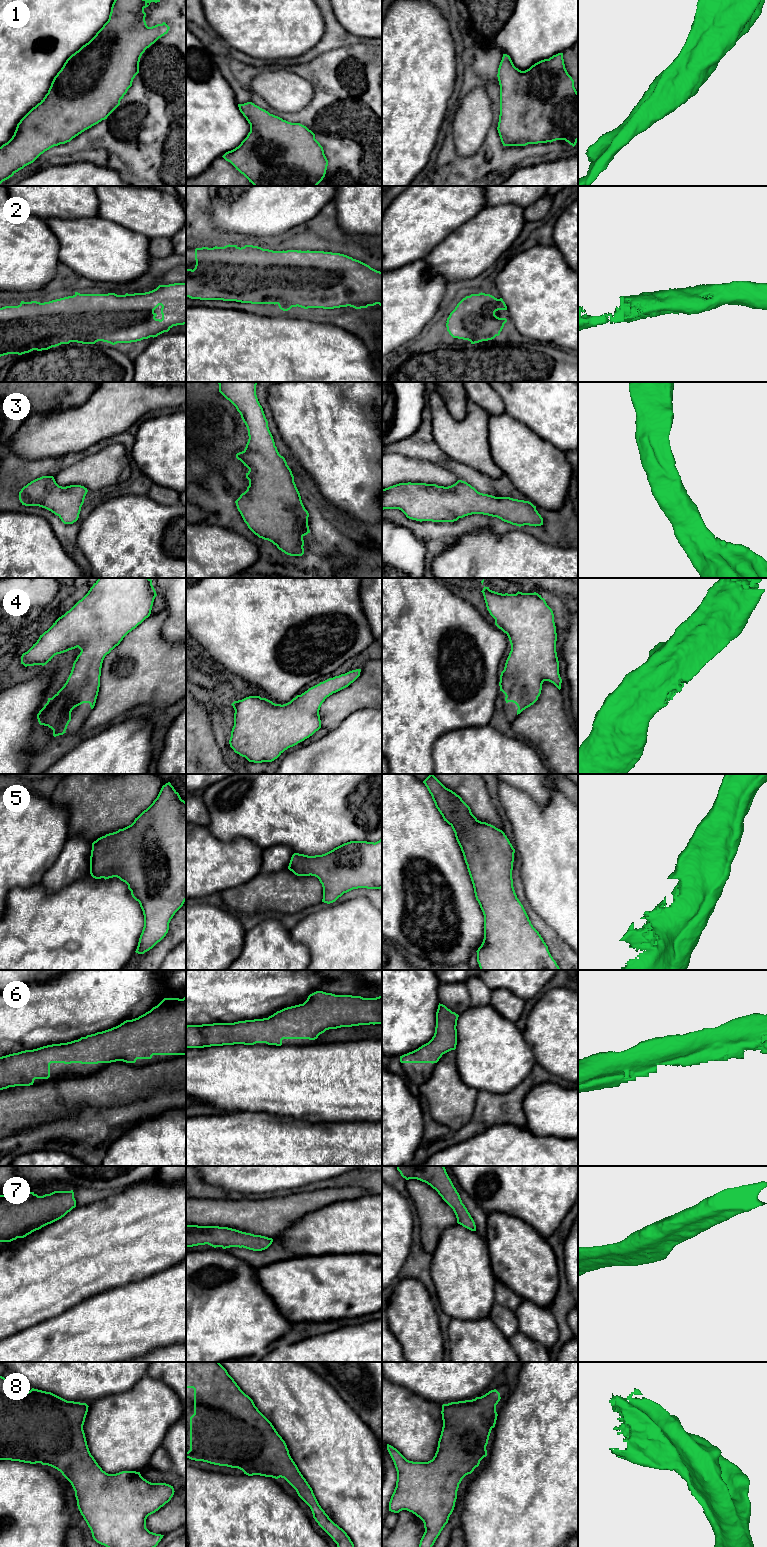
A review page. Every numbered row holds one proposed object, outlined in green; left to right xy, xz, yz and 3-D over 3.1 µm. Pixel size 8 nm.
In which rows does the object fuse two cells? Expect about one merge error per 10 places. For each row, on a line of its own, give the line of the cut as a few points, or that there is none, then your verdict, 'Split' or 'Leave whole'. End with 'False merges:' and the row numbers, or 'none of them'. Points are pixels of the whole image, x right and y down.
1: No split. Leave whole
2: No split. Leave whole
3: No split. Leave whole
4: No split. Leave whole
5: No split. Leave whole
6: No split. Leave whole
7: No split. Leave whole
8: No split. Leave whole
False merges: none of them

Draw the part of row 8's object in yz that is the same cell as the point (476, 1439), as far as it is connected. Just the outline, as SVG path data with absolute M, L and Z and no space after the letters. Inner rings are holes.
M494 1389L472 1400L443 1404L443 1427L437 1451L428 1462L409 1461L396 1448L387 1444L397 1471L396 1487L389 1502L389 1511L399 1513L407 1510L423 1521L425 1532L419 1547L434 1545L454 1510L459 1484L487 1456L486 1446L496 1424L496 1405L500 1399L500 1393Z

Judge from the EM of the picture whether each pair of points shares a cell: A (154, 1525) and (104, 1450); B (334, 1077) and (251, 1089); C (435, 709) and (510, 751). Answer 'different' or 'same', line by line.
A: different
B: same
C: different

